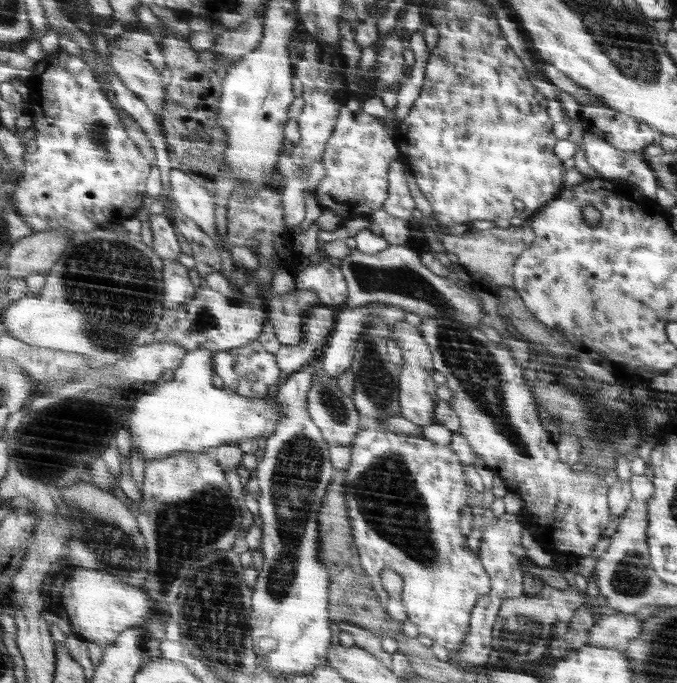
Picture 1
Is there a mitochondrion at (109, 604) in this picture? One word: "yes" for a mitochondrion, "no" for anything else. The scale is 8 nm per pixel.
no

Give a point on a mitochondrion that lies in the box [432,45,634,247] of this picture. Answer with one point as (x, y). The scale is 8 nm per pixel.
(588, 224)

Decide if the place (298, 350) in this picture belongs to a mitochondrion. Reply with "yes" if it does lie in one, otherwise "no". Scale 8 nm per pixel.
no

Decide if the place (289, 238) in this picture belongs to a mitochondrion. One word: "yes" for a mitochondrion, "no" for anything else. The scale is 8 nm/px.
no

